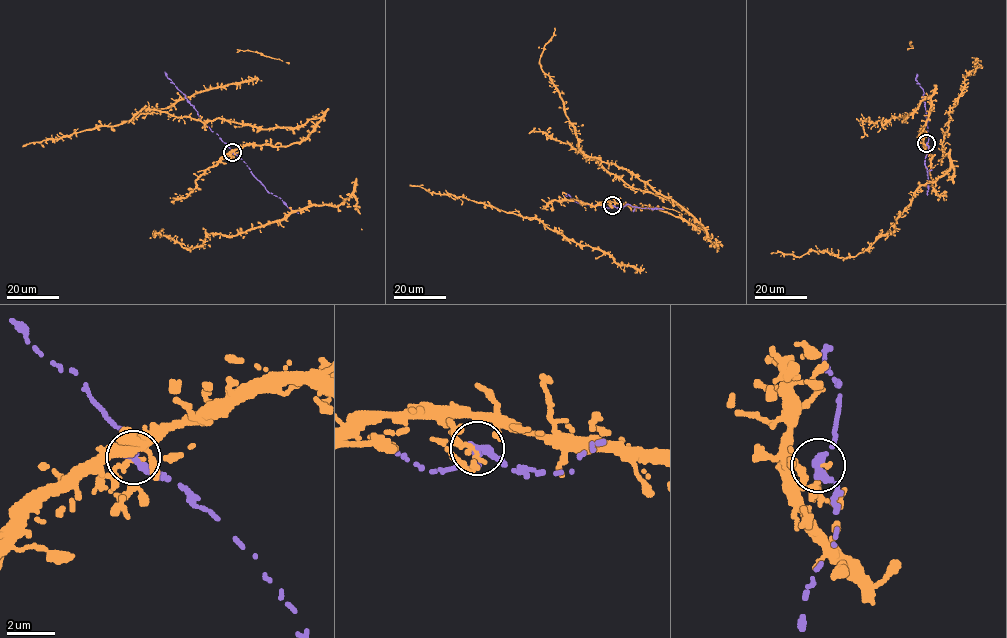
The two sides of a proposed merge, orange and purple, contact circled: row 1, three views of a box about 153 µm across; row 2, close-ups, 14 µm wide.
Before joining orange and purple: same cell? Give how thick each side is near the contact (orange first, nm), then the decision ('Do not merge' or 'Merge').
Thickness 280 nm (orange) against 320 nm. Merge

